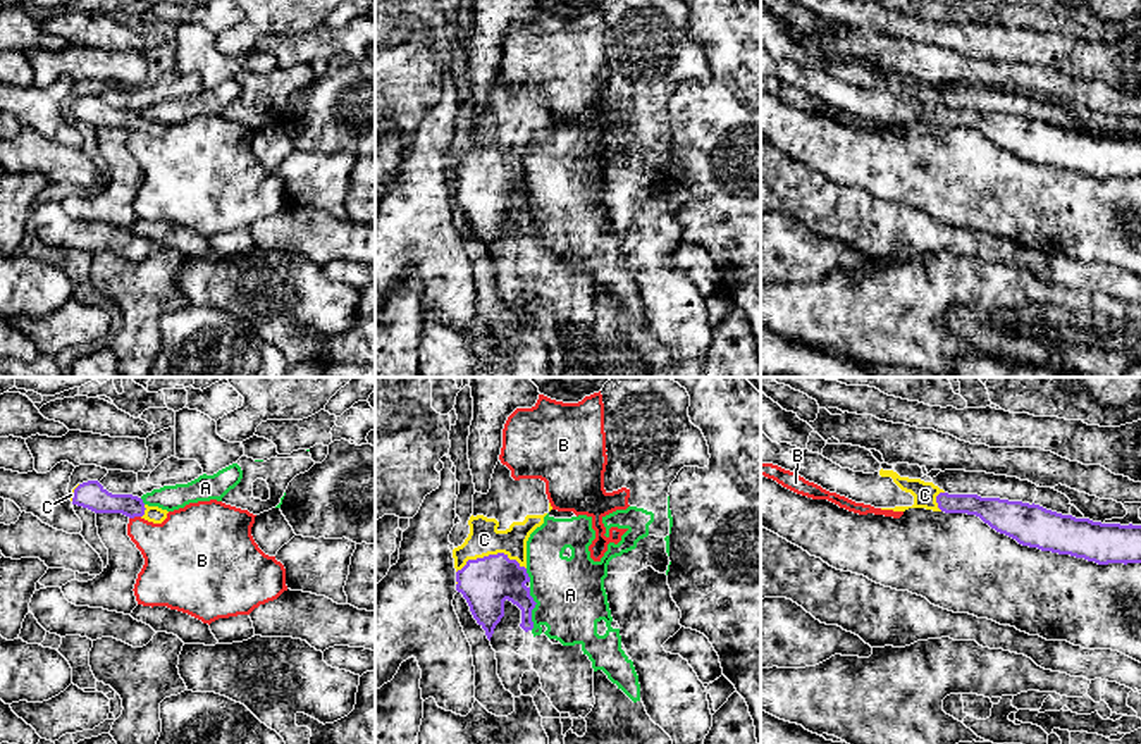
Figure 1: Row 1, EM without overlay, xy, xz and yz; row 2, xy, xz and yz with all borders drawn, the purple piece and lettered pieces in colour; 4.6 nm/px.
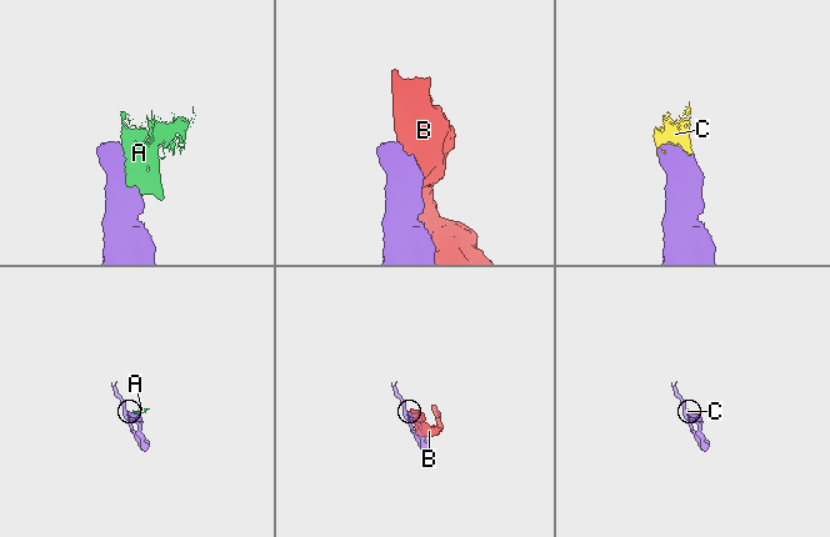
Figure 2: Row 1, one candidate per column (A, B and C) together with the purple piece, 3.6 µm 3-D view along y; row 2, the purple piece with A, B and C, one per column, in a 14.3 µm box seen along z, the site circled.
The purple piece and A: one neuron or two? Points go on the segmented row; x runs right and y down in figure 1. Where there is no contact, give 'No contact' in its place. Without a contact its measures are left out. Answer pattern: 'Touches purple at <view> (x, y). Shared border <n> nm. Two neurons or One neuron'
Touches purple at xz (534, 607). Shared border 200 nm. Two neurons

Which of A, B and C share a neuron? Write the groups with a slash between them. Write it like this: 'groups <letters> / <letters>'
groups A / B / C

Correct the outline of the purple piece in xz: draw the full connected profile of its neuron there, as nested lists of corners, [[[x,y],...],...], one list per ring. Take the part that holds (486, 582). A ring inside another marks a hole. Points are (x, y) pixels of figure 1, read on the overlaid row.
[[[497,462],[487,494],[473,494],[470,534],[453,549],[456,591],[466,599],[477,623],[490,641],[504,617],[504,601],[521,610],[520,627],[533,629],[527,574],[527,541],[552,510],[546,482],[511,477],[511,470]]]

